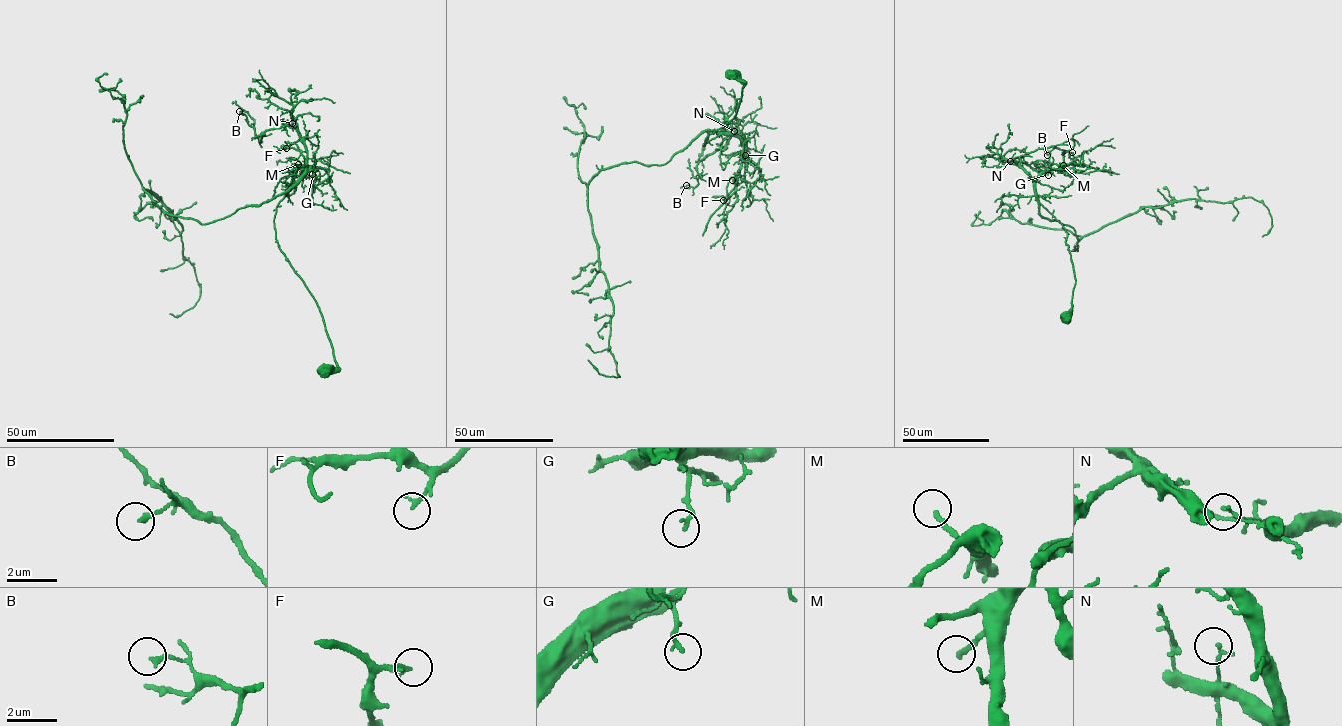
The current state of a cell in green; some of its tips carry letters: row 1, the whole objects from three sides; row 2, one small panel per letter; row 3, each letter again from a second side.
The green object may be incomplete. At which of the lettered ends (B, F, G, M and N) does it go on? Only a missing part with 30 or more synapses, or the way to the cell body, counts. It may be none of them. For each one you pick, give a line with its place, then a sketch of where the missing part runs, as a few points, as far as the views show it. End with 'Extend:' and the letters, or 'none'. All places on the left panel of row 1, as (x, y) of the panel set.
M: Place: (298, 164). Course of what is missing: (298, 164), (283, 158), (263, 163), (259, 169)
Extend: M

